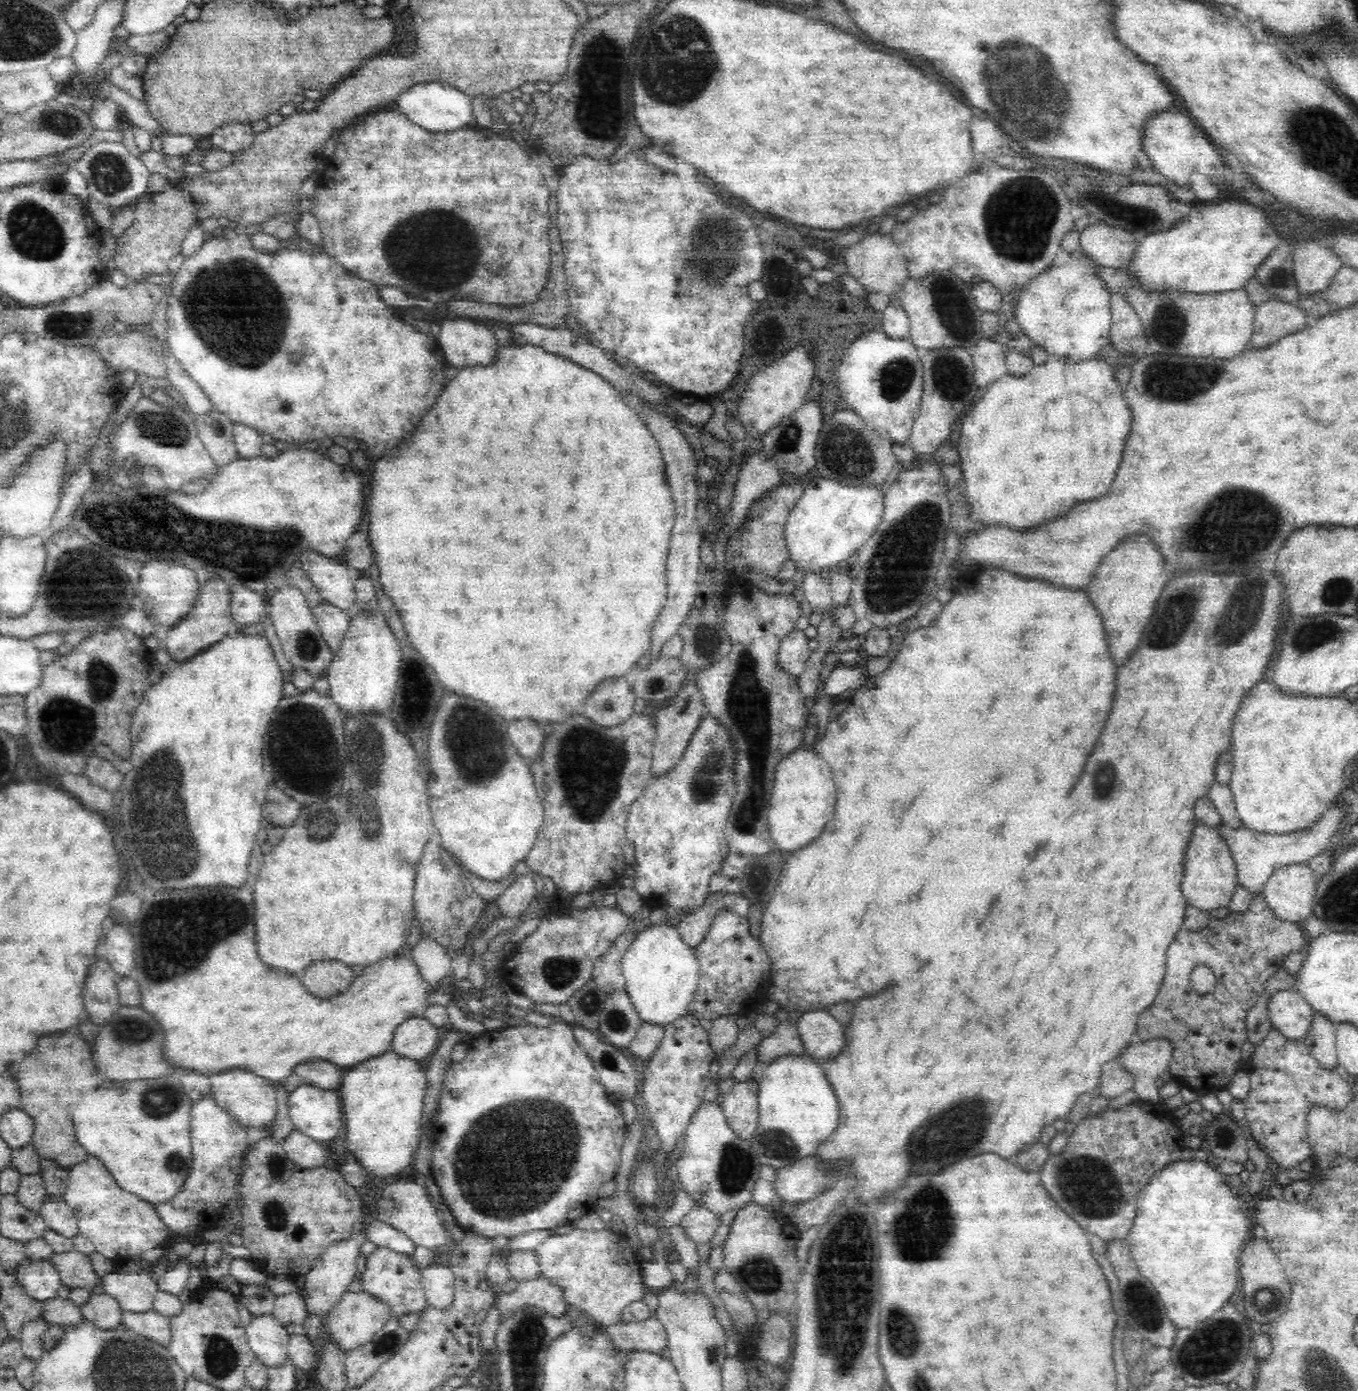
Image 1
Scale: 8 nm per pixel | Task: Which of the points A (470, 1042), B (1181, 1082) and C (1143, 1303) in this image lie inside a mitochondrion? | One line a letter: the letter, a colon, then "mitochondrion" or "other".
A: other
B: other
C: mitochondrion

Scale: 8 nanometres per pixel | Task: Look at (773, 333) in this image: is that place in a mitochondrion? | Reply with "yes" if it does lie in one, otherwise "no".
no

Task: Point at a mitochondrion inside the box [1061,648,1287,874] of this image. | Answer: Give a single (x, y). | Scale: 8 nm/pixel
(1101, 783)

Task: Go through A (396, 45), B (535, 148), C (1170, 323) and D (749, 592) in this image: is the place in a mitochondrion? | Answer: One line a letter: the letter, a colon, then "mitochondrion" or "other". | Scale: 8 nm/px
A: other
B: other
C: mitochondrion
D: other

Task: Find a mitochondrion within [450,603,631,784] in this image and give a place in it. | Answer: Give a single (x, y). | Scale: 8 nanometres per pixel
(474, 741)

